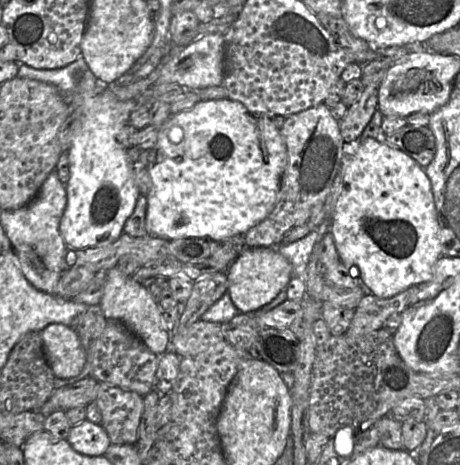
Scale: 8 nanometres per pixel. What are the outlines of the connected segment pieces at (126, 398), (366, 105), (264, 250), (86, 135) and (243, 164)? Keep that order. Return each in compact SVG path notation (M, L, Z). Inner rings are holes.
M98 382L95 403L101 411L101 426L111 443L135 444L143 412L143 397L134 391Z
M374 86L364 87L359 98L347 108L346 114L339 121L341 136L346 143L358 140L375 110L378 92Z
M249 247L243 250L227 269L229 293L240 313L251 313L269 304L286 288L293 277L291 263L277 247Z
M98 86L94 93L82 93L75 103L81 116L81 126L68 151L70 178L67 182L67 204L60 221L60 232L69 248L84 249L110 244L124 233L124 224L134 211L140 192L135 184L132 166L127 158L127 148L119 142L121 129L129 122L138 99L120 100L110 86Z
M228 98L219 100L201 100L191 109L171 115L160 127L156 146L150 150L147 166L152 180L152 188L147 195L146 228L150 235L174 240L181 238L200 238L221 241L229 237L245 234L251 227L262 221L273 209L280 190L281 178L286 165L286 145L271 118L250 111L244 104Z

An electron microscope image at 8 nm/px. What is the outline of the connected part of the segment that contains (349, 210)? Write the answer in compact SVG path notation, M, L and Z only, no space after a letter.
M365 138L351 156L343 156L343 182L341 193L337 199L335 213L331 225L331 233L339 255L340 261L347 267L356 267L361 286L372 295L379 298L390 298L405 291L411 286L430 281L433 276L434 265L441 253L441 241L439 236L439 225L436 217L436 209L431 189L431 182L422 168L413 158L403 151L381 143L375 138Z

